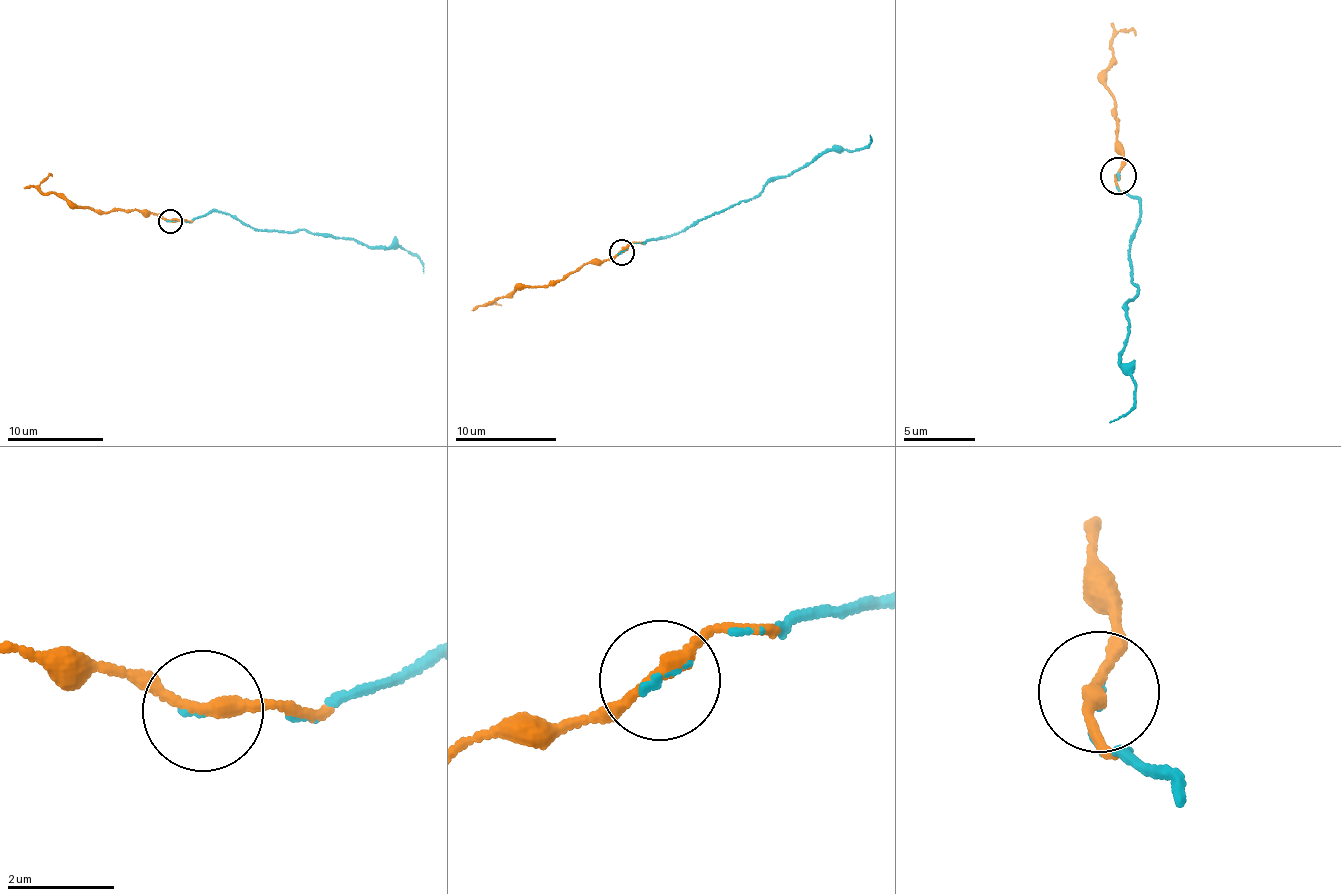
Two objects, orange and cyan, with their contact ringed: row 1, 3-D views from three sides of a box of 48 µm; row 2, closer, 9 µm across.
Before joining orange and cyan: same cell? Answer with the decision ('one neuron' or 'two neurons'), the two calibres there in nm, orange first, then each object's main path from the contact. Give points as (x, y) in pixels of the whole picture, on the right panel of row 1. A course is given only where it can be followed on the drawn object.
one neuron; 240 nm thick on the orange side, 100 nm on the other; orange runs (1118, 177), (1117, 118), (1104, 86), (1113, 36), (1136, 34); cyan runs (1118, 177), (1119, 194), (1142, 205), (1129, 258), (1139, 289), (1128, 302), (1120, 364), (1137, 392), (1110, 423)

